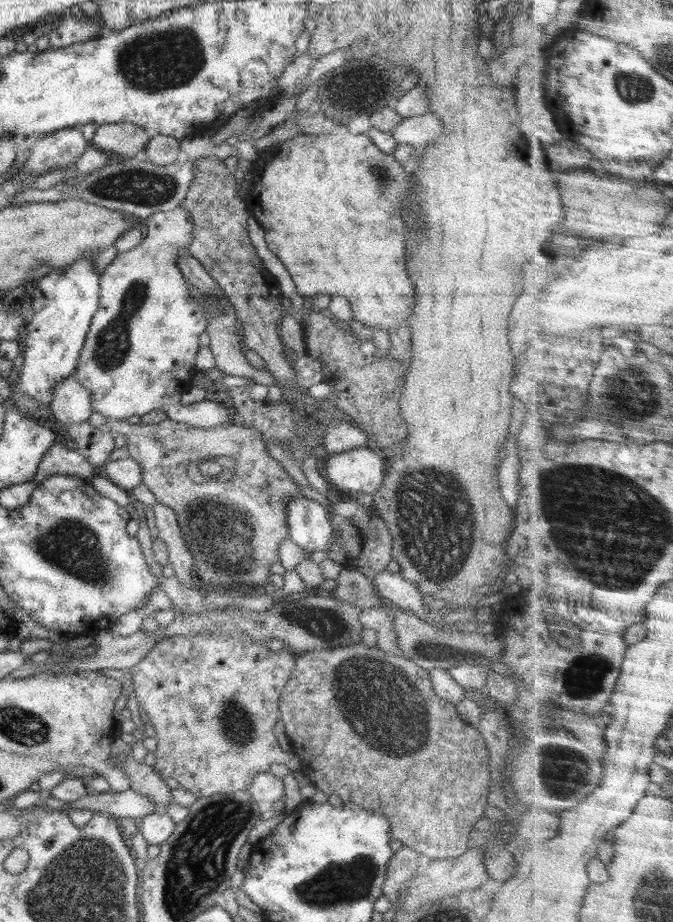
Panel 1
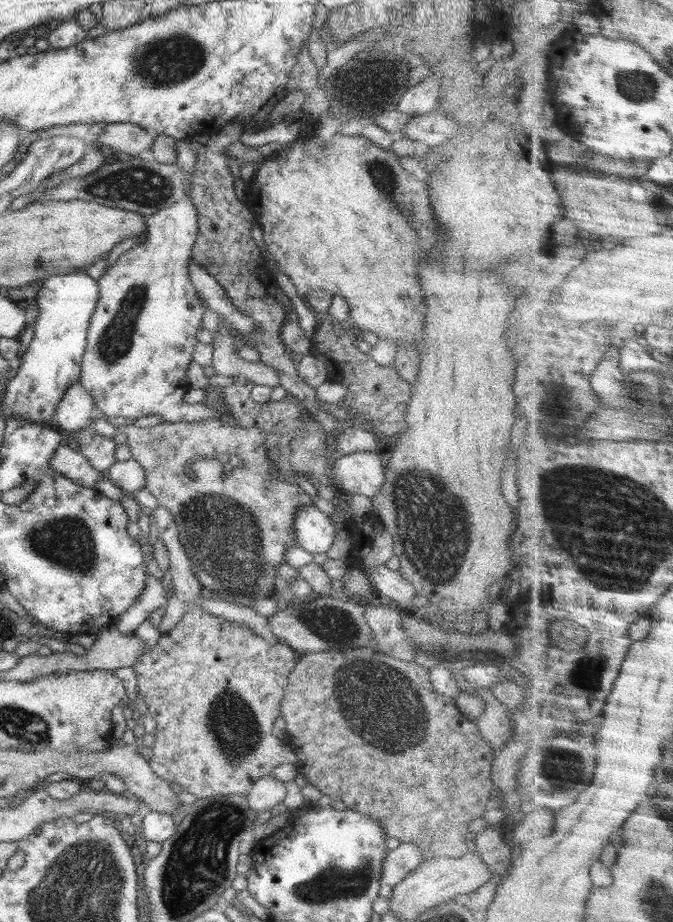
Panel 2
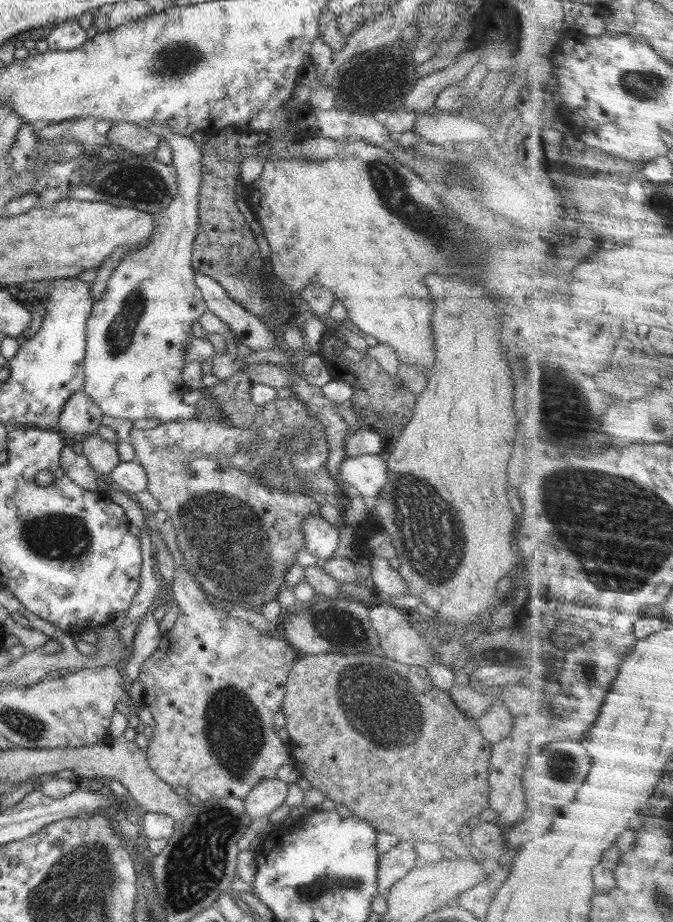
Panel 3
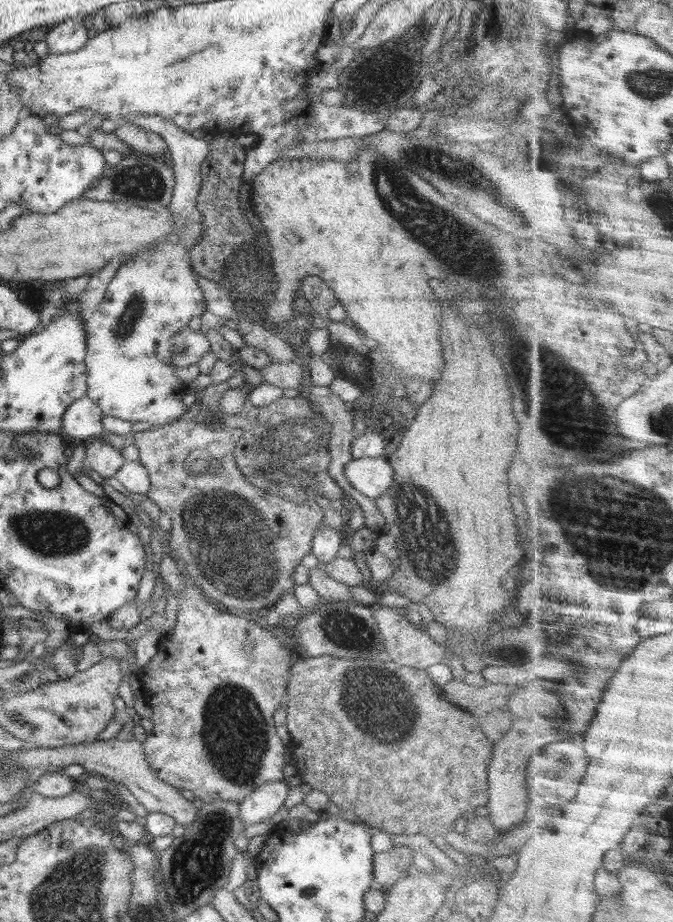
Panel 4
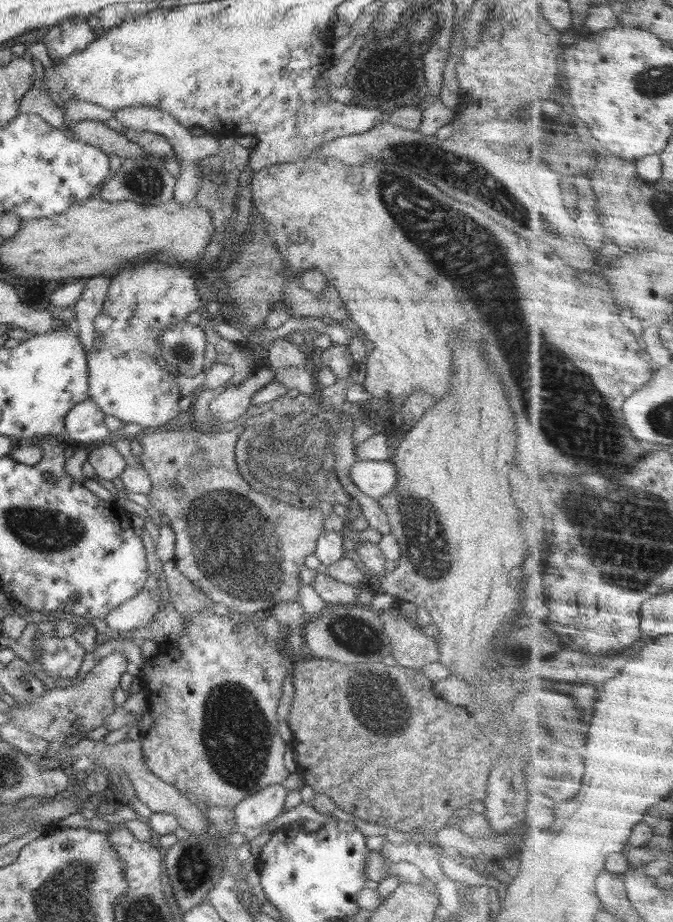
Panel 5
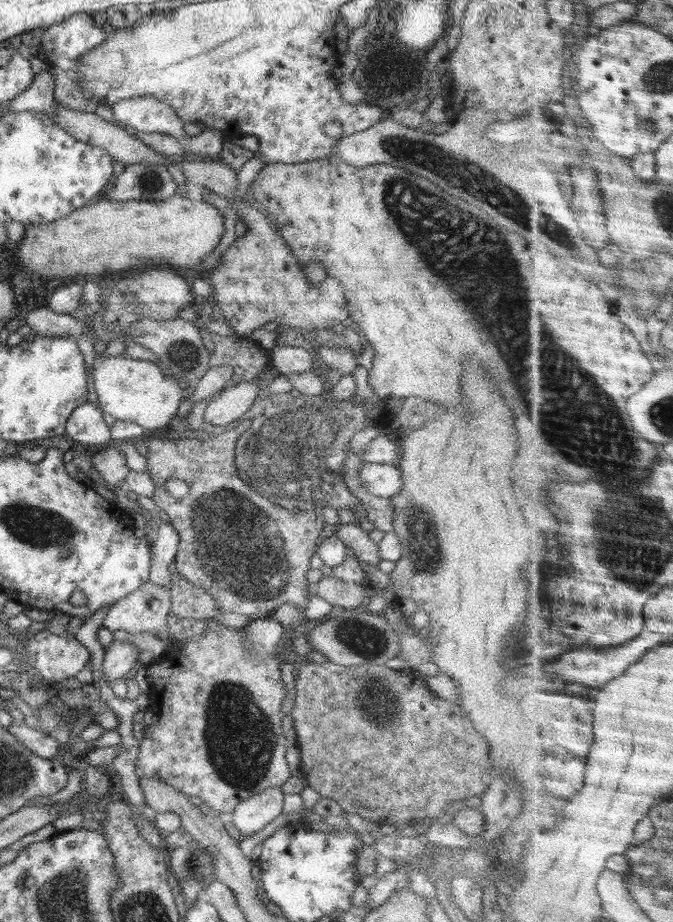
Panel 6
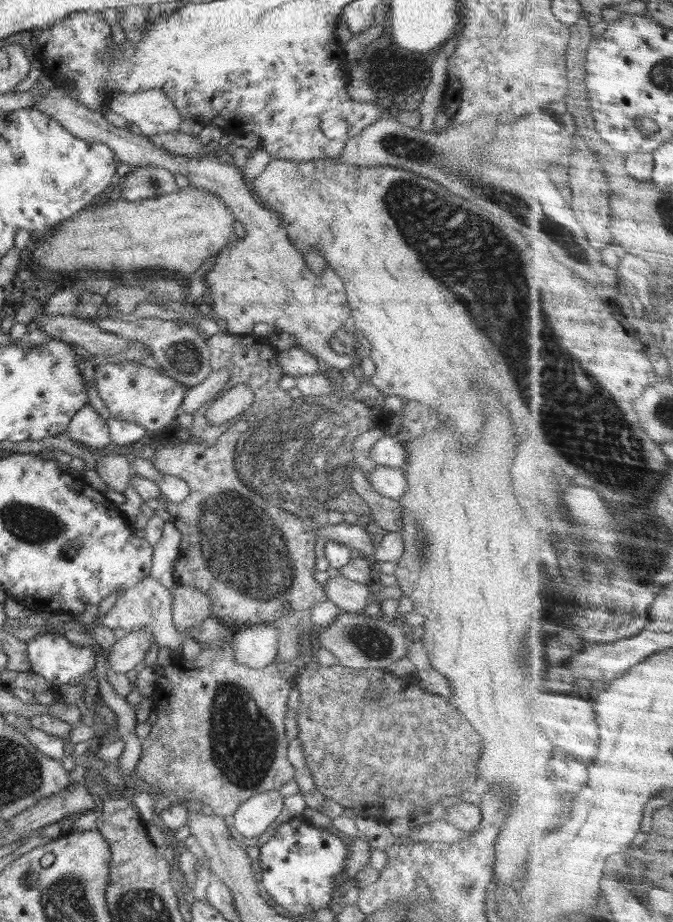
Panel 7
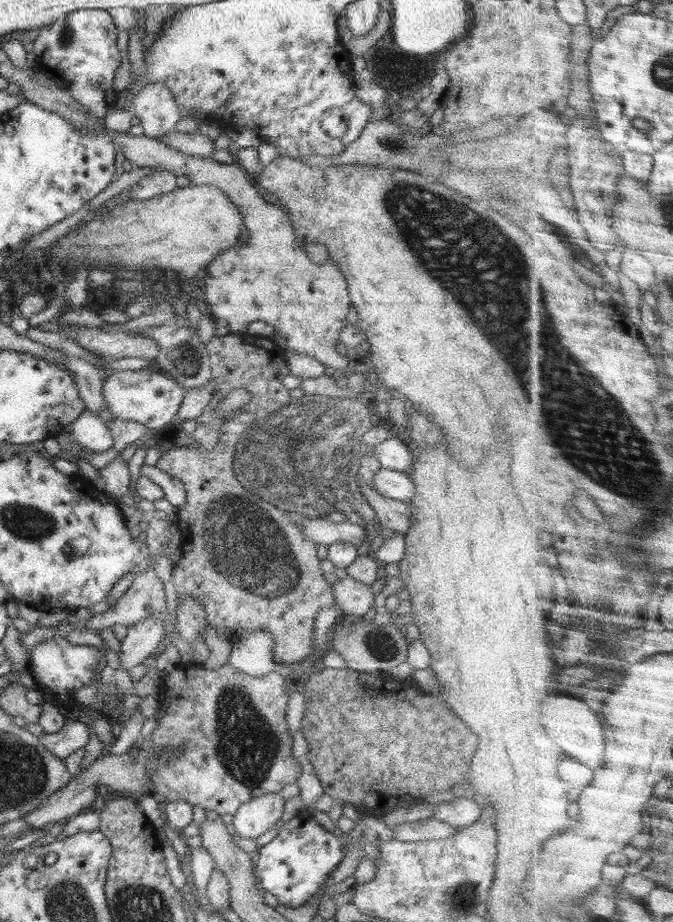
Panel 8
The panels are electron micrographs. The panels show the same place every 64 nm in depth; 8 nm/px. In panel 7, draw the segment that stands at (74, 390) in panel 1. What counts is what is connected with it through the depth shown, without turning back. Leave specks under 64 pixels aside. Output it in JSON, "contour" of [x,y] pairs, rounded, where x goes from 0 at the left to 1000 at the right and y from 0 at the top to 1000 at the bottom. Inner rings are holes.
{"contour":[[[134,438],[110,449],[98,469],[108,478],[131,487],[155,486],[165,479],[159,457]]]}

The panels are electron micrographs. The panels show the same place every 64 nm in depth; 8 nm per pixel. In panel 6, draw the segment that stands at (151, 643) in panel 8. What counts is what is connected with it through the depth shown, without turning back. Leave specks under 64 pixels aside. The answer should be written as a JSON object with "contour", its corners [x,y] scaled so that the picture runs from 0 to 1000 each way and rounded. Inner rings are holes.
{"contour":[[[169,695],[163,698],[155,711],[156,740],[165,744],[171,738],[186,734],[199,725],[207,711],[208,707],[199,698],[184,695]]]}

